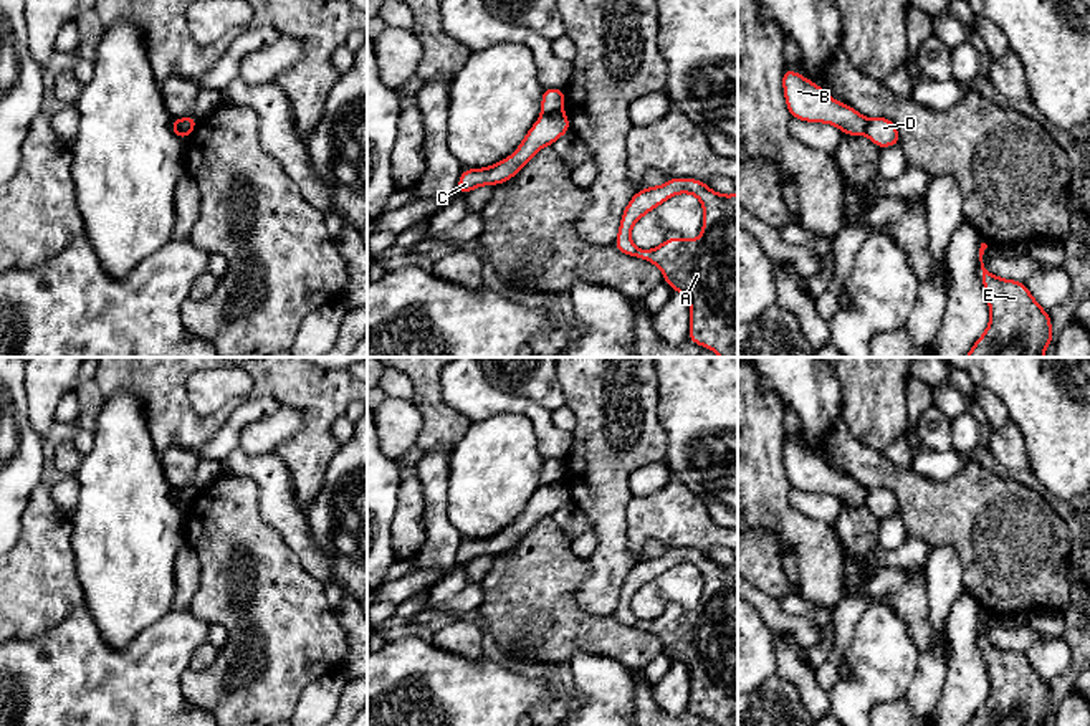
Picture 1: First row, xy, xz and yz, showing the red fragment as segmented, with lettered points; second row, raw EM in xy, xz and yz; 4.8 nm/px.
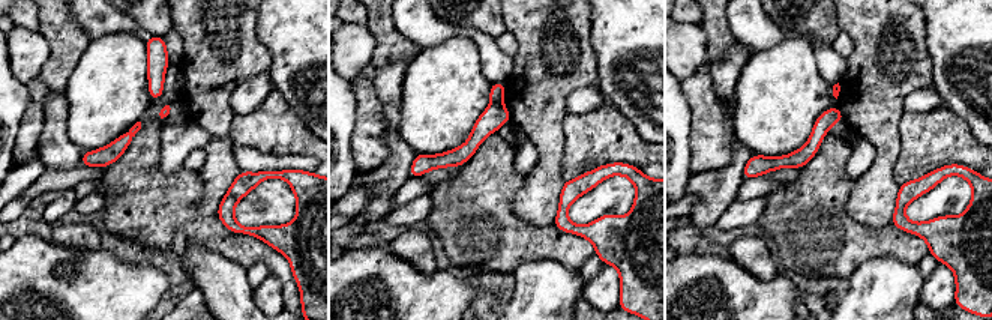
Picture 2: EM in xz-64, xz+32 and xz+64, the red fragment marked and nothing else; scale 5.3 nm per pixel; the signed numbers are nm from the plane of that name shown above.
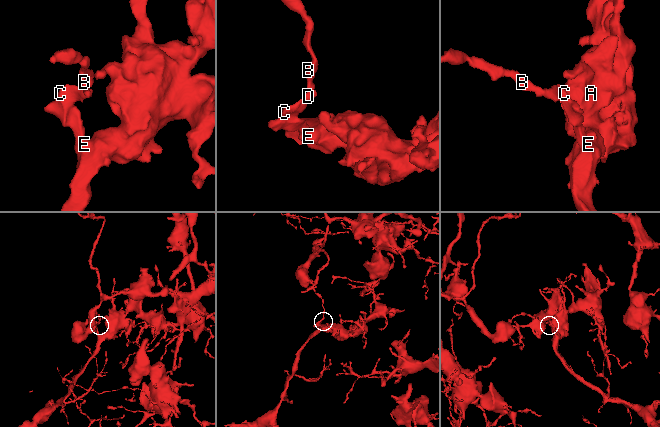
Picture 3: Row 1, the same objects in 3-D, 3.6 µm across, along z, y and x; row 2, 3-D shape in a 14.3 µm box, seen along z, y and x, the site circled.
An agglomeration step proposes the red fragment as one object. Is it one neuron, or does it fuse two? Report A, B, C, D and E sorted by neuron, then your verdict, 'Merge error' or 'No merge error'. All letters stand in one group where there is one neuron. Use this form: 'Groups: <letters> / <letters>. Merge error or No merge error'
Groups: A C D E / B. Merge error

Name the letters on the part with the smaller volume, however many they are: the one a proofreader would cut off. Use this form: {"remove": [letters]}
{"remove": ["A", "C", "D", "E"]}

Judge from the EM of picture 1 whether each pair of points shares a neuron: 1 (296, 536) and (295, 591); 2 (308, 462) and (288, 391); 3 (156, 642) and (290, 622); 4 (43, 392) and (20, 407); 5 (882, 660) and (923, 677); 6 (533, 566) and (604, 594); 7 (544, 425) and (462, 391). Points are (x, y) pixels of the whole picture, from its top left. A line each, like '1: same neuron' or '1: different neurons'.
1: different neurons
2: same neuron
3: different neurons
4: different neurons
5: different neurons
6: different neurons
7: same neuron

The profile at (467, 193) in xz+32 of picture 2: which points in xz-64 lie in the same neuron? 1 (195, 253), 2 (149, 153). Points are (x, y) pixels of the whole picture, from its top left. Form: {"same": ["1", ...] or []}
{"same": ["2"]}

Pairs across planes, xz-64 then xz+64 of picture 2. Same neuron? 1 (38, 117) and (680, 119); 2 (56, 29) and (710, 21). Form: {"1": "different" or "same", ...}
{"1": "different", "2": "same"}

